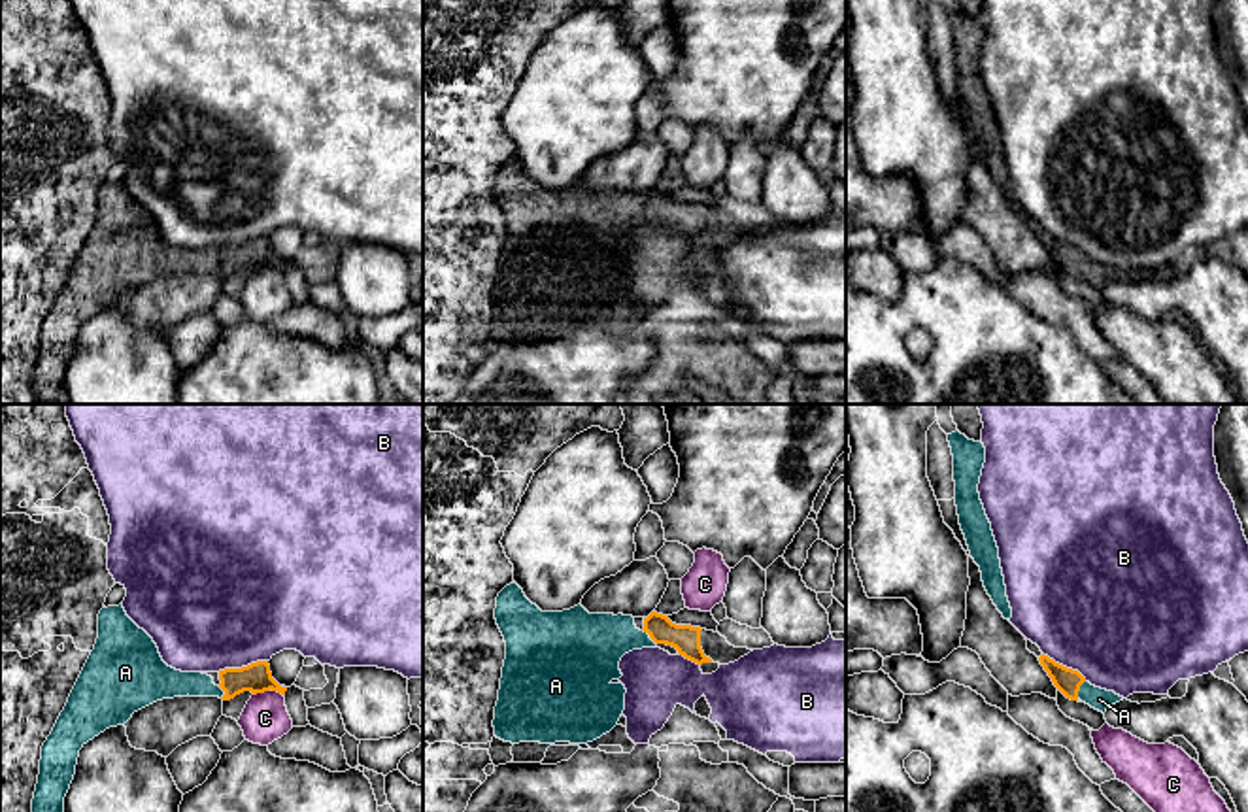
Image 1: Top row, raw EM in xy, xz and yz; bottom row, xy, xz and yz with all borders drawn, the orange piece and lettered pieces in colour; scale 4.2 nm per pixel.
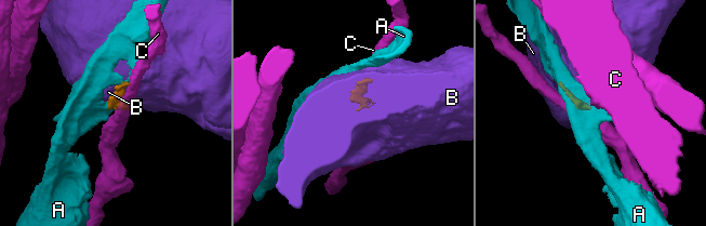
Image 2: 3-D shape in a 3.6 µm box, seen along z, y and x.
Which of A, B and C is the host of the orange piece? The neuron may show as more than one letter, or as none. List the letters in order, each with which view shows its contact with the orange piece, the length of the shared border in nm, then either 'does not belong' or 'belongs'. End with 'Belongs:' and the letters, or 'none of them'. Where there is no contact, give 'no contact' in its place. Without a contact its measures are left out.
A: contact in yz; length 90 nm; belongs
B: contact in xy; length 220 nm; does not belong
C: contact in xy; length 130 nm; does not belong
Belongs: A

